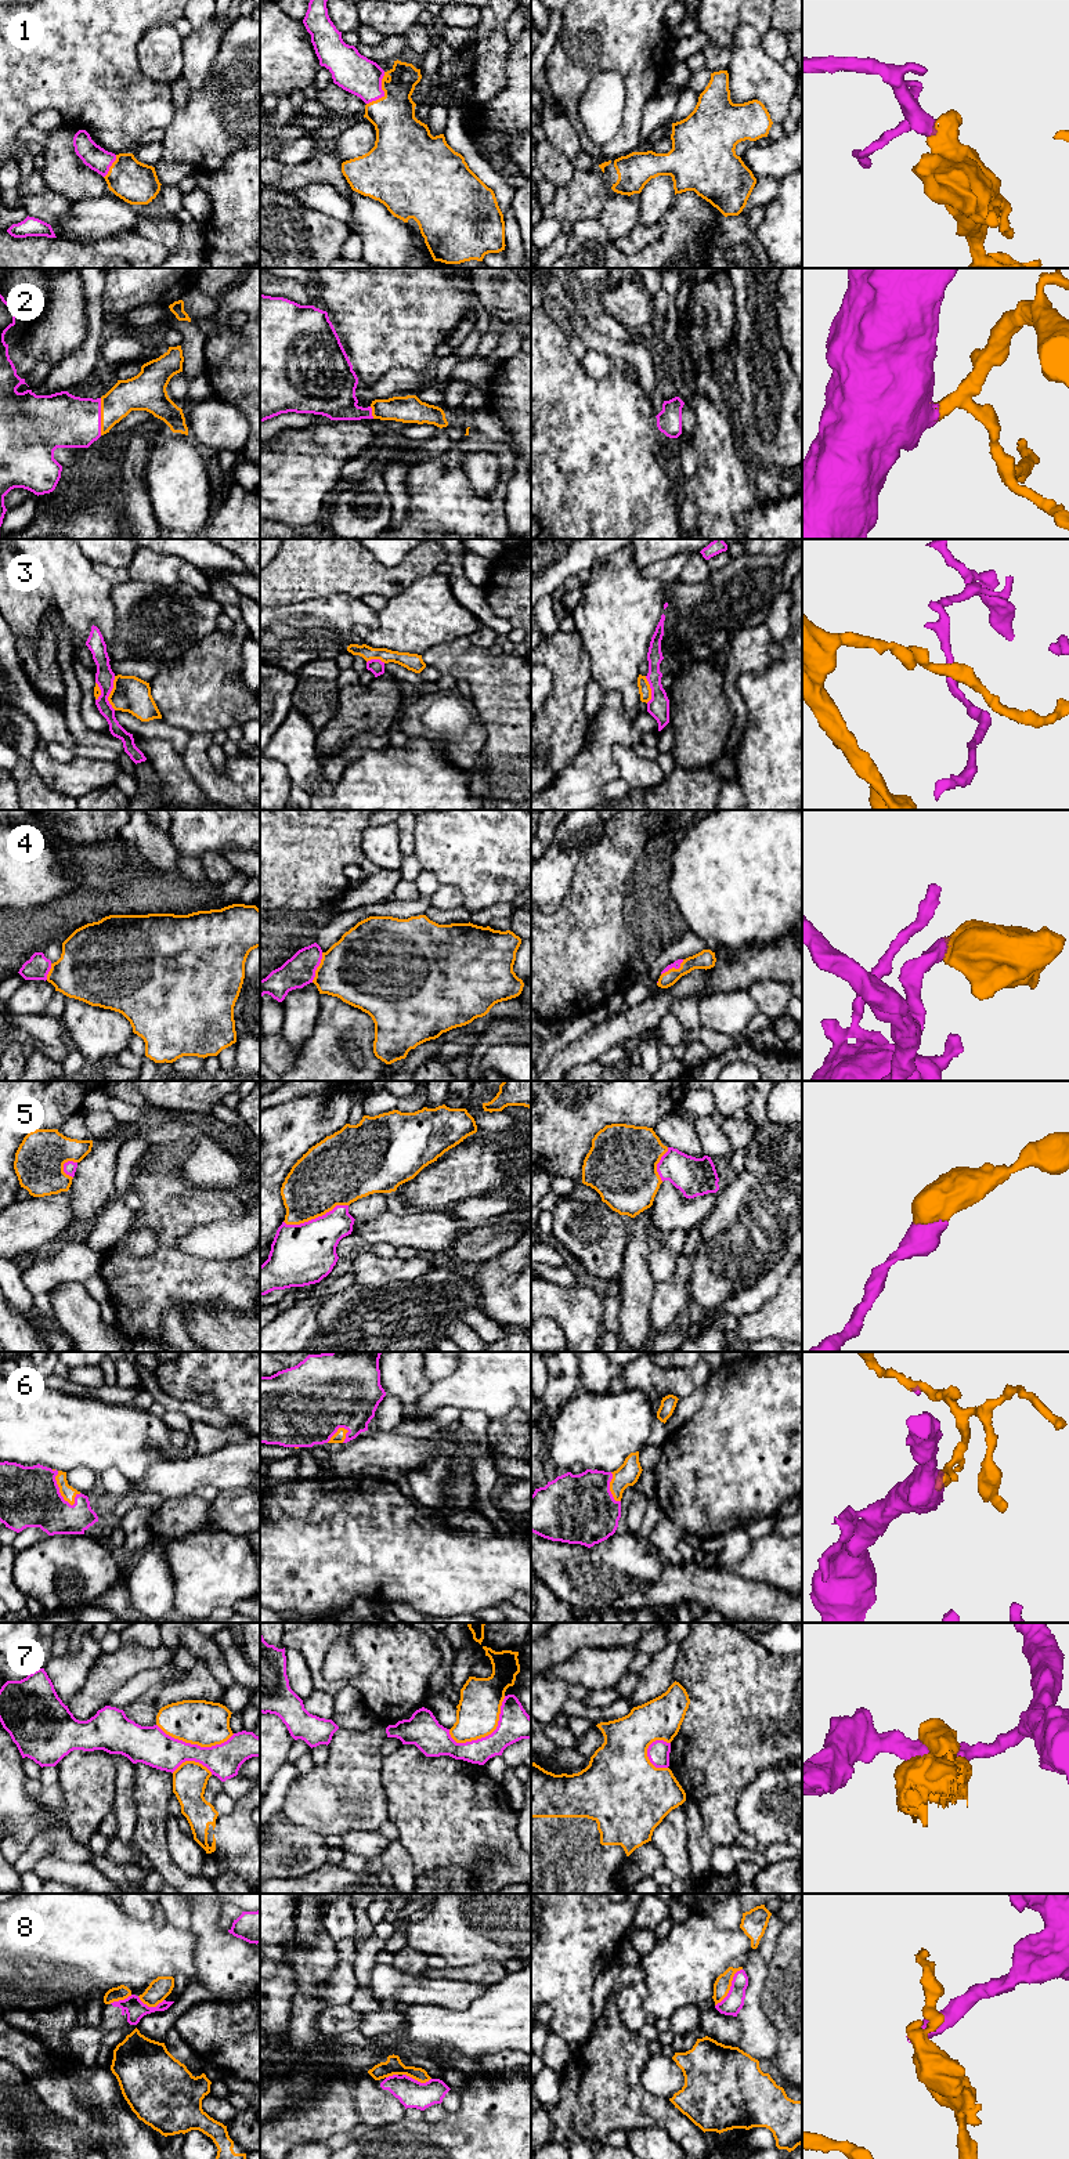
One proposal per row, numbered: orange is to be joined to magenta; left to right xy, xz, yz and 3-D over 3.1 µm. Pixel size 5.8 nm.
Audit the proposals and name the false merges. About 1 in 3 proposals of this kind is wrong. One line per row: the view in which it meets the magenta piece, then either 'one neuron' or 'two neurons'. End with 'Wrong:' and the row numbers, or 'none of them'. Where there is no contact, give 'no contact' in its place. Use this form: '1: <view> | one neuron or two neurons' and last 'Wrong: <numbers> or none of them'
1: xz | one neuron
2: xy | one neuron
3: xy | two neurons
4: xz | one neuron
5: xz | one neuron
6: xy | one neuron
7: xz | two neurons
8: yz | two neurons
Wrong: 3, 7, 8

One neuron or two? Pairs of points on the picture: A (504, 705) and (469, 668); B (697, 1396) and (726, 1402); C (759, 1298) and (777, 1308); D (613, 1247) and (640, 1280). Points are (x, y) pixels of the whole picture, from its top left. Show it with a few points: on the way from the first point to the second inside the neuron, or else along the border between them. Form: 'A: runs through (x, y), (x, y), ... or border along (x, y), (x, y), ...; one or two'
A: runs through (497, 695), (479, 677); one
B: border along (705, 1388), (703, 1405), (683, 1424); two
C: border along (786, 1275), (770, 1297), (755, 1311), (739, 1317); two
D: border along (629, 1228), (623, 1269), (616, 1279); two

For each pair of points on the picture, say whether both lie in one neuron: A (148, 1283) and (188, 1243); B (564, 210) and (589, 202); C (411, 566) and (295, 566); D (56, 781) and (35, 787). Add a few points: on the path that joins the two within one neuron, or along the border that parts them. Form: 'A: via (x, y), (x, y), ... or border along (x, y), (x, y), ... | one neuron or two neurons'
A: border along (177, 1241), (177, 1246), (184, 1252), (213, 1258) | two neurons
B: via (570, 205), (573, 202), (584, 202) | one neuron
C: via (382, 575), (358, 574), (345, 566), (324, 566) | one neuron
D: border along (31, 760), (42, 780), (53, 791), (65, 795) | two neurons

